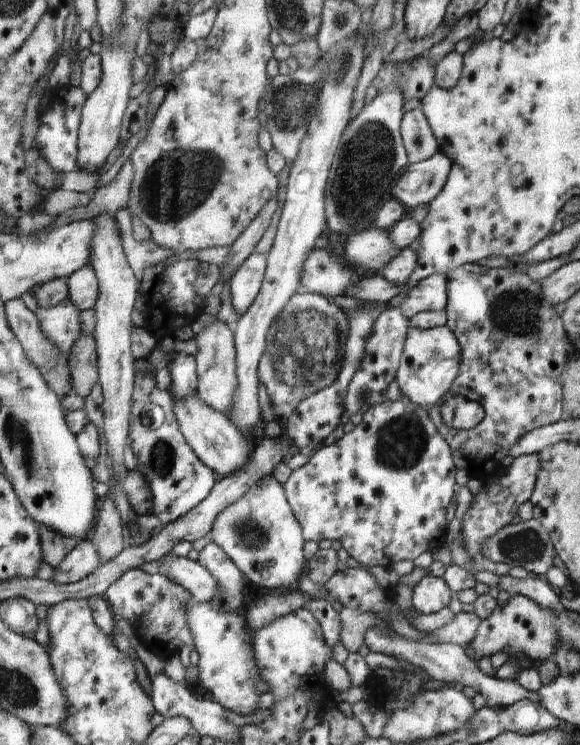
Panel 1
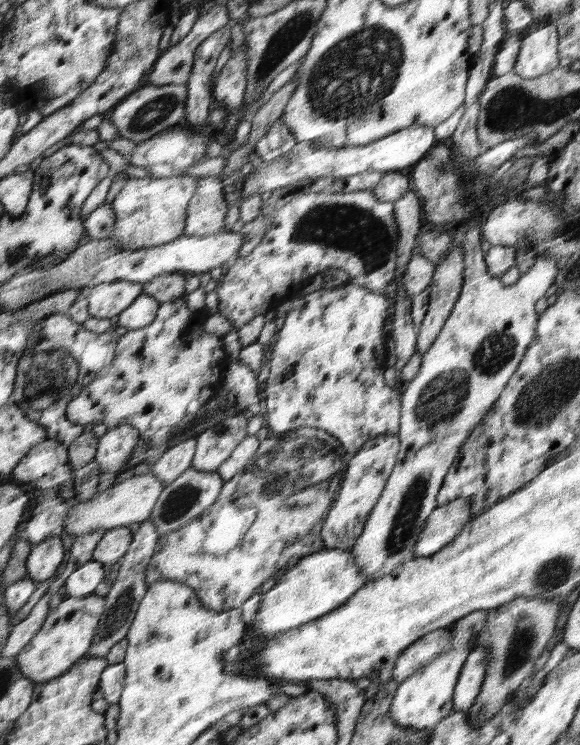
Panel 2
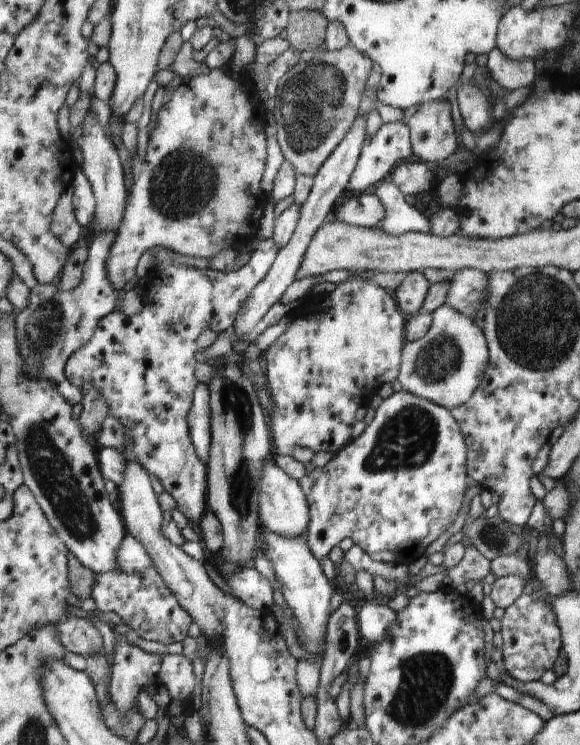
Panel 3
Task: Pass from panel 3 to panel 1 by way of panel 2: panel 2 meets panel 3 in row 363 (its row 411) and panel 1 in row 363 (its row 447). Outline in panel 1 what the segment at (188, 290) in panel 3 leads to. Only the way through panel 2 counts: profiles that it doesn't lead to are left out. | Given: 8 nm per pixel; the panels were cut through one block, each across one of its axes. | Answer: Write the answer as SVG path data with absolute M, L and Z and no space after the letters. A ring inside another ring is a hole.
M140 360L136 366L138 378L134 394L131 446L138 457L138 464L152 493L151 513L167 526L200 506L220 481L212 467L196 454L178 424L174 391L158 388L155 366Z

